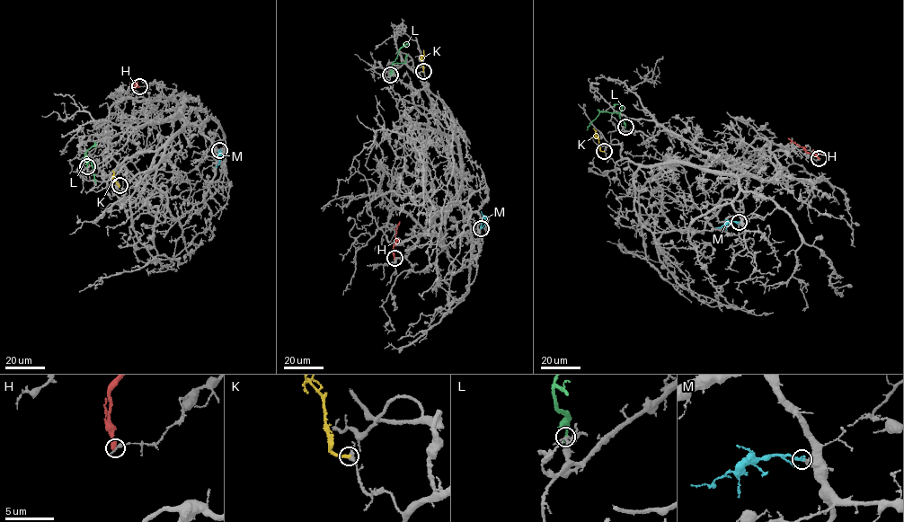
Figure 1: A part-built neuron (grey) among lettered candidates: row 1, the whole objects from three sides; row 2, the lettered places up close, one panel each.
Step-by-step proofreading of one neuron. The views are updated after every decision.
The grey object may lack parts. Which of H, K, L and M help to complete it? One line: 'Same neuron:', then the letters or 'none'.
Same neuron: M

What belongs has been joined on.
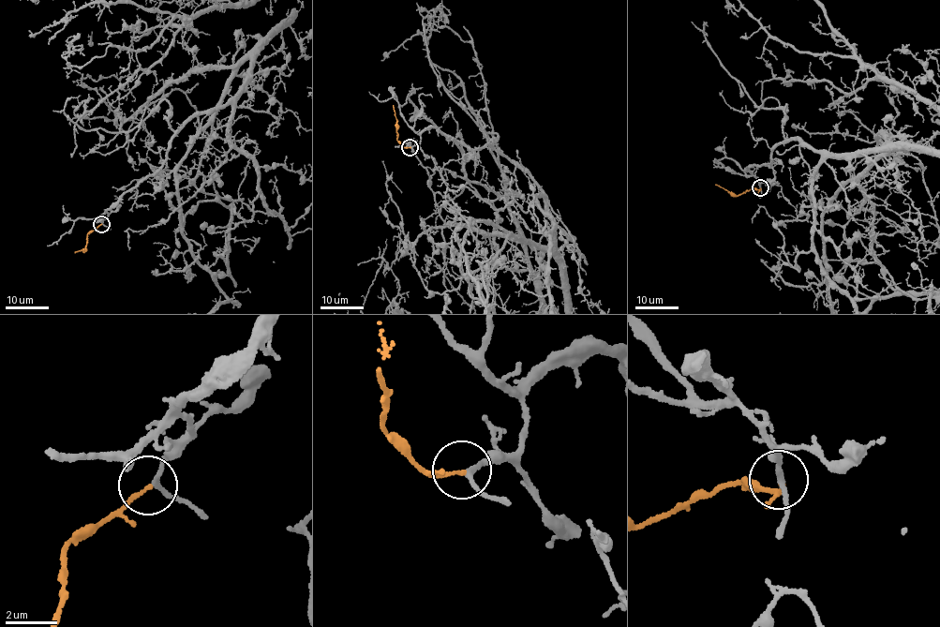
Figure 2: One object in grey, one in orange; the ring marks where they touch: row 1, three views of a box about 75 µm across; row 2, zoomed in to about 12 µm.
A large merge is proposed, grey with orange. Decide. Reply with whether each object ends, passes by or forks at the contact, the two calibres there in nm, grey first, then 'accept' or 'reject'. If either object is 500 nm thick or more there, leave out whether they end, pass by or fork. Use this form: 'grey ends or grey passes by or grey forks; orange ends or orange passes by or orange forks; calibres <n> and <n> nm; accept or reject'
grey passes by; orange ends; calibres 150 and 150 nm; accept

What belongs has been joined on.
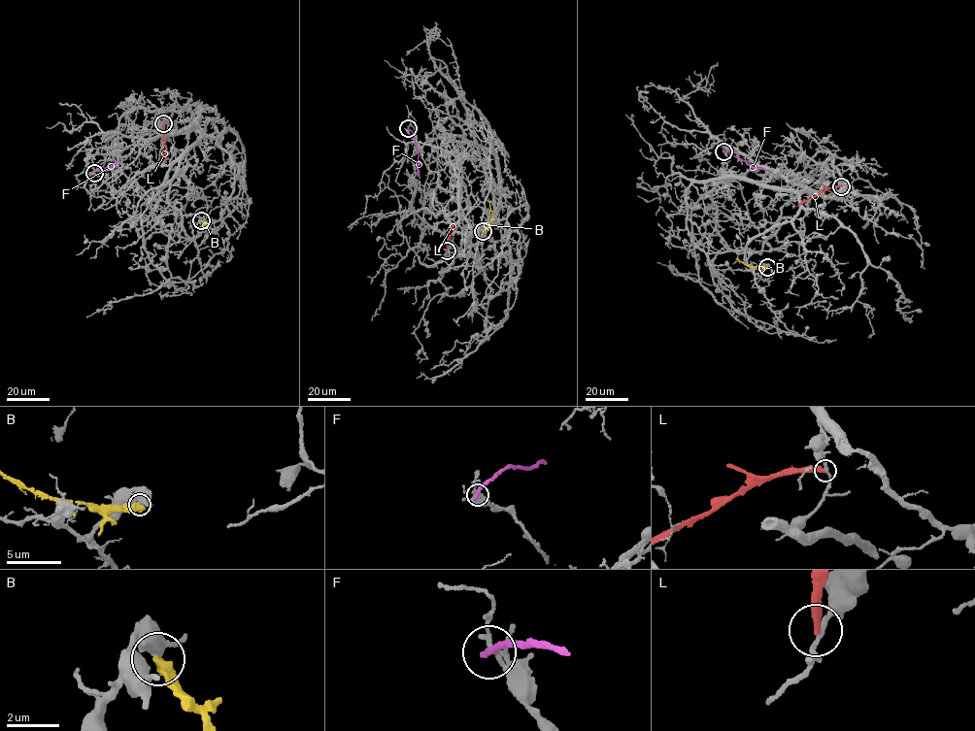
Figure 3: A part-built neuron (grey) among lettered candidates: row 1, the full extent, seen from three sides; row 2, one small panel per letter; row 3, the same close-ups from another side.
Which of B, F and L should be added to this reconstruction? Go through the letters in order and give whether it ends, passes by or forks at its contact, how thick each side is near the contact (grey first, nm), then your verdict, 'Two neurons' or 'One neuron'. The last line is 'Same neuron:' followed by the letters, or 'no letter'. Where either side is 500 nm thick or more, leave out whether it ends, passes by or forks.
B: It ends there. Thickness 480 nm (grey) against 480 nm. Two neurons
F: It ends there. Thickness 140 nm (grey) against 280 nm. Two neurons
L: It ends there. Thickness 180 nm (grey) against 300 nm. Two neurons
Same neuron: no letter

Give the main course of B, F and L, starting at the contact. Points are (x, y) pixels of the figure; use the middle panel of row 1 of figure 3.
B: (483, 231), (493, 215), (490, 200)
F: (408, 128), (417, 149), (420, 179)
L: (447, 250), (453, 223)

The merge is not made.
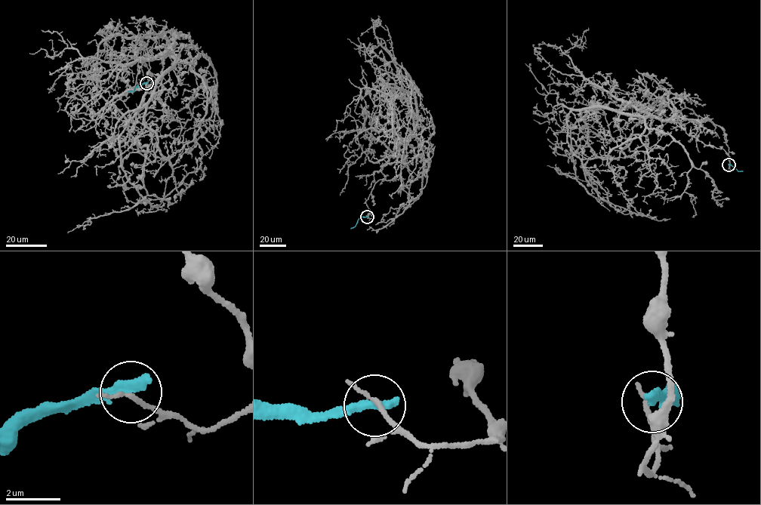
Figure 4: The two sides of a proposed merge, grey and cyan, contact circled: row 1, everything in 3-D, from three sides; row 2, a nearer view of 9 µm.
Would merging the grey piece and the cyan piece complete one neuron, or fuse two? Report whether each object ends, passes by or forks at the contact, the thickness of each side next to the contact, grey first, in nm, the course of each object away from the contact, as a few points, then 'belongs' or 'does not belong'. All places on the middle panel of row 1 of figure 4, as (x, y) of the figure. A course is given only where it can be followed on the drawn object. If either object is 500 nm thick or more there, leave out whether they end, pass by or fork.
grey ends; cyan ends; calibres 200 and 440 nm; course grey (367, 217), (374, 185), (404, 166), (417, 119), (409, 76), (392, 198); course cyan (367, 217), (359, 217), (350, 229); does not belong

